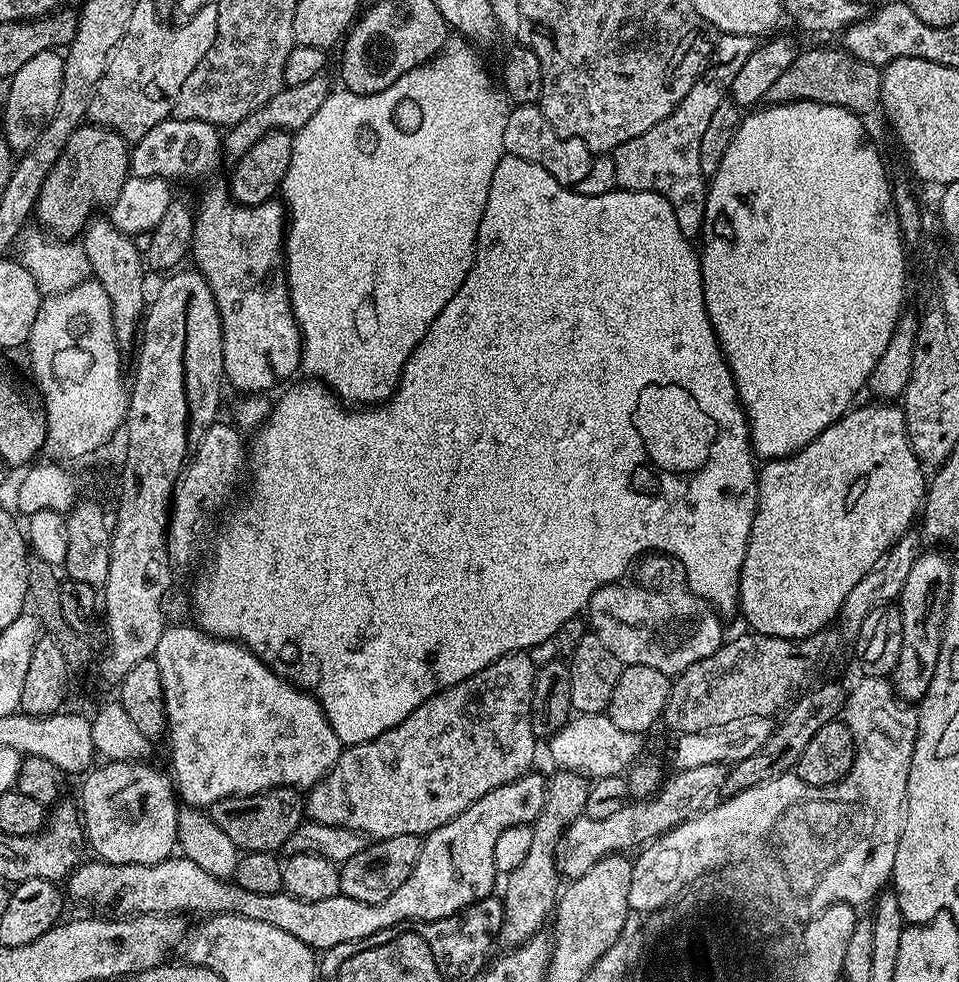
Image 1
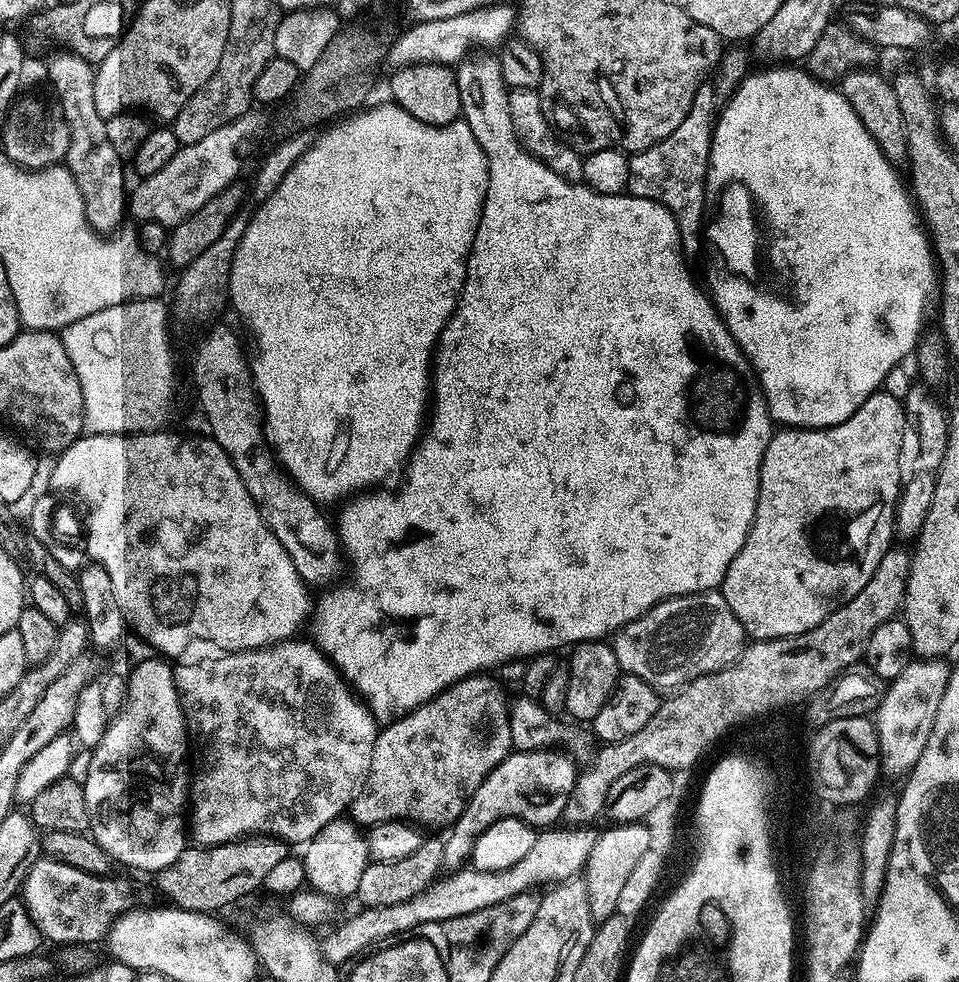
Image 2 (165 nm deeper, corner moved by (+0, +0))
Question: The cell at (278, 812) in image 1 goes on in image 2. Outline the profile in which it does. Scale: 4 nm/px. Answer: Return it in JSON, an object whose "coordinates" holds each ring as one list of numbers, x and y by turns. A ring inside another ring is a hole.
{"coordinates":[[249,834,229,841,228,844,211,846,188,846,170,866,155,873,154,880,165,896,165,901,186,911,220,914,223,908,231,906,235,900,248,896,252,891,263,889,266,873,290,855,285,841,267,834]]}

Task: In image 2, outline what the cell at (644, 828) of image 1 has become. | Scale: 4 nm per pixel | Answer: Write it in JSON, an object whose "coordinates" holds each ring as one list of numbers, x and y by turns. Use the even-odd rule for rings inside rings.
{"coordinates":[[552,826,547,830,541,831,536,837,530,854,526,854,526,858,522,858,522,862,514,862,514,866,510,866,506,870,483,872,477,868,465,866,453,871,446,880,442,881,443,879,441,879,439,882,434,882,425,892,410,898,406,902,398,902,394,906,382,906,381,908,361,907,359,909,360,912,354,913,345,924,338,925,328,937,323,937,324,957,331,964,339,966,345,964,348,960,353,960,357,954,365,952,365,950,371,948,373,944,378,943,380,940,407,932,408,929,419,924,438,922,446,918,462,918,462,914,474,914,474,910,486,910,486,906,498,906,498,902,506,902,506,898,514,898,523,892,539,889,539,884,555,886,562,880,571,880,579,877,584,871,584,863,590,858,590,850,594,846,597,833,595,831,591,832,593,829,588,826,560,827]]}

